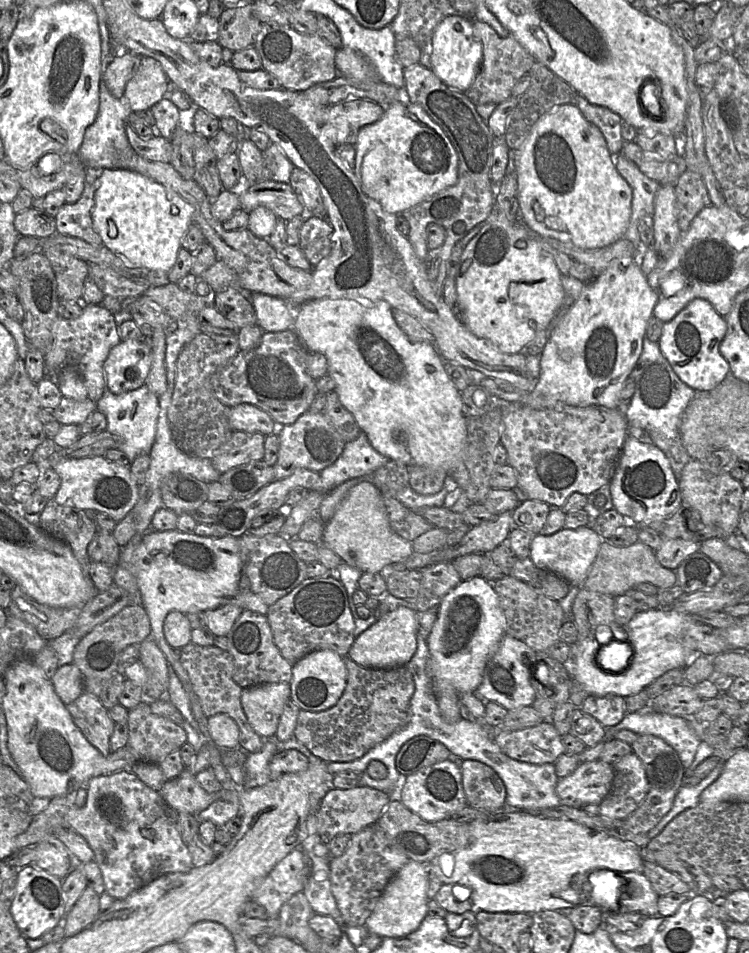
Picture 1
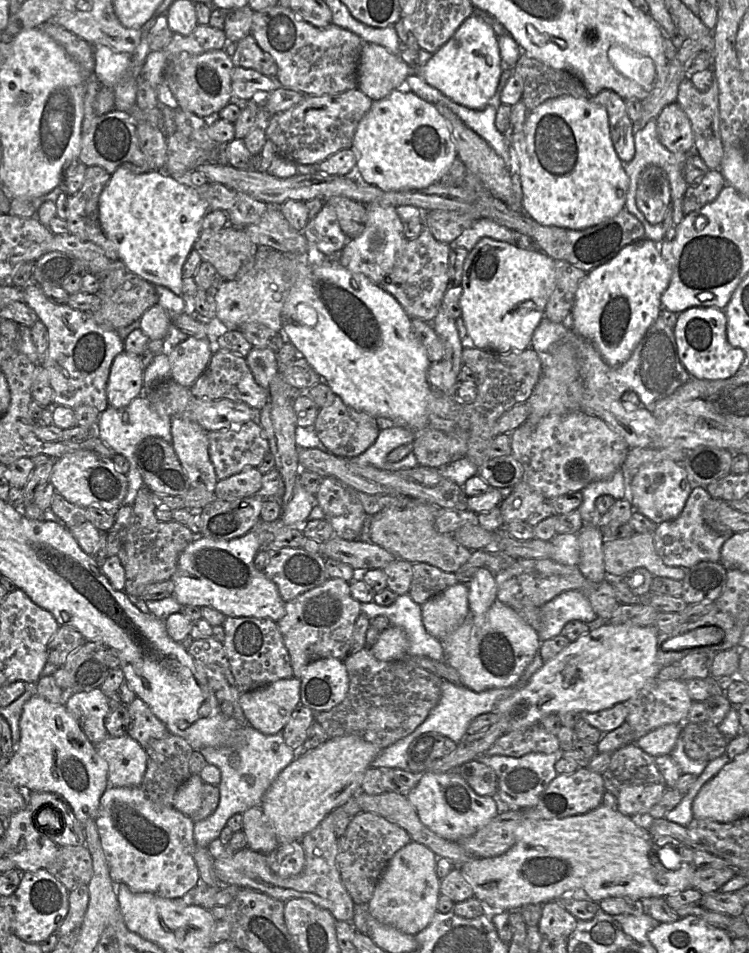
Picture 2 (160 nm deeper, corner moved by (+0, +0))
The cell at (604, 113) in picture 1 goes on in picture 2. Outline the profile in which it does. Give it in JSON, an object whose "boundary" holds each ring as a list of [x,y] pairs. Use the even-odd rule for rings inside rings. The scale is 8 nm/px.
{"boundary":[[[602,90],[595,97],[590,97],[589,101],[607,109],[615,151],[623,163],[630,162],[635,155],[634,127],[628,117],[624,99],[612,90]]]}

